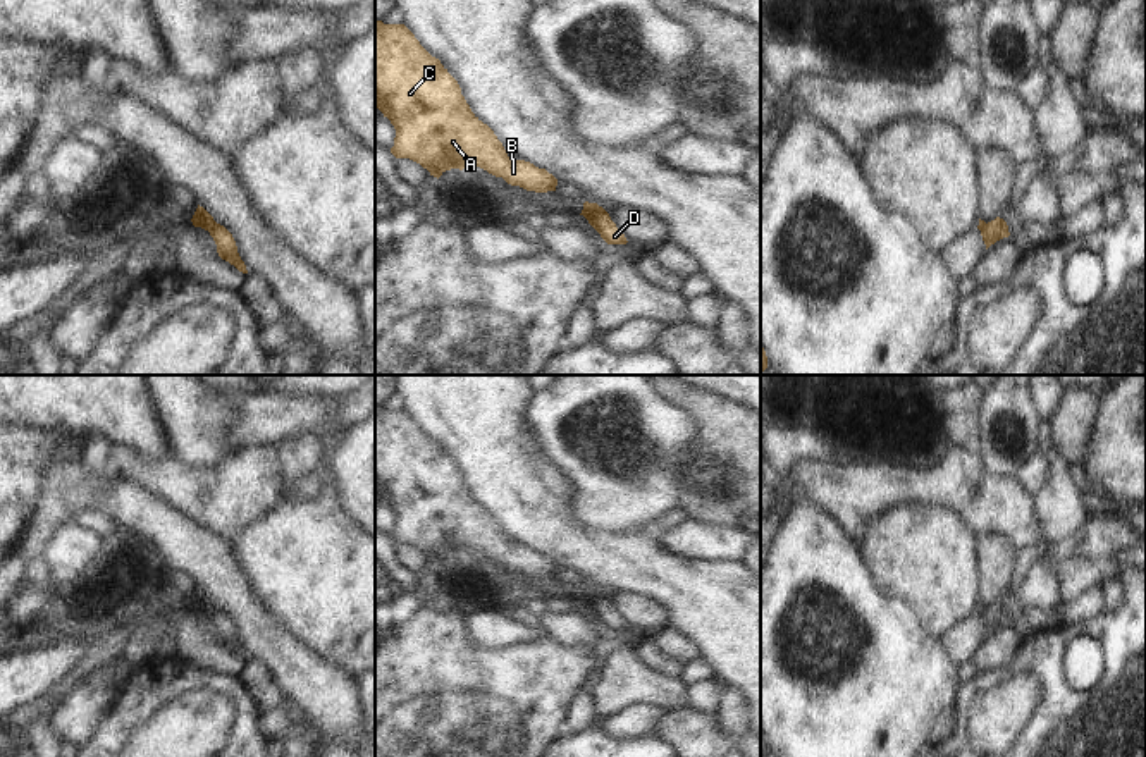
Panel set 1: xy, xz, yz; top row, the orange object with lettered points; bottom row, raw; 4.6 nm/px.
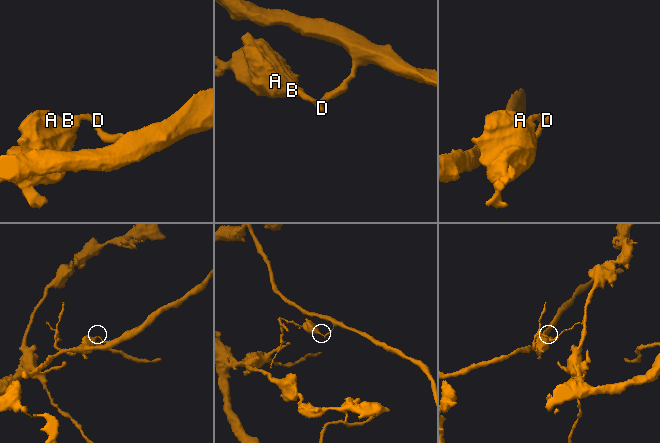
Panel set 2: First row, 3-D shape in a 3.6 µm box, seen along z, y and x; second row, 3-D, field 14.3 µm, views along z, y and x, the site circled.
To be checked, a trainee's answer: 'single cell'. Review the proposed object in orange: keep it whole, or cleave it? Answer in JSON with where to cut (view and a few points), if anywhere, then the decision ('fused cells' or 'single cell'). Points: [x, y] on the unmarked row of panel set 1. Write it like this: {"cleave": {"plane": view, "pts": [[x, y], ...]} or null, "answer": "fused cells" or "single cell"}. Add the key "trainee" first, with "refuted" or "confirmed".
{"trainee": "refuted", "cleave": {"plane": "xz", "pts": [[604, 596], [589, 606]]}, "answer": "fused cells"}

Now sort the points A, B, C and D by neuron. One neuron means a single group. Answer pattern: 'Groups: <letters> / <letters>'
Groups: A B C / D

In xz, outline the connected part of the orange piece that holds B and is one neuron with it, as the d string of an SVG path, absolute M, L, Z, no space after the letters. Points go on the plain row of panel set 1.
M375 406L375 492L396 514L391 539L420 549L434 563L446 556L480 552L527 576L556 576L558 564L525 545L511 545L494 516L470 494L458 466L404 409Z

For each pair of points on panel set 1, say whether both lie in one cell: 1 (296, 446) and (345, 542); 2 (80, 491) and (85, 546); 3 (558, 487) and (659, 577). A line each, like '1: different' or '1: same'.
1: different
2: different
3: same

